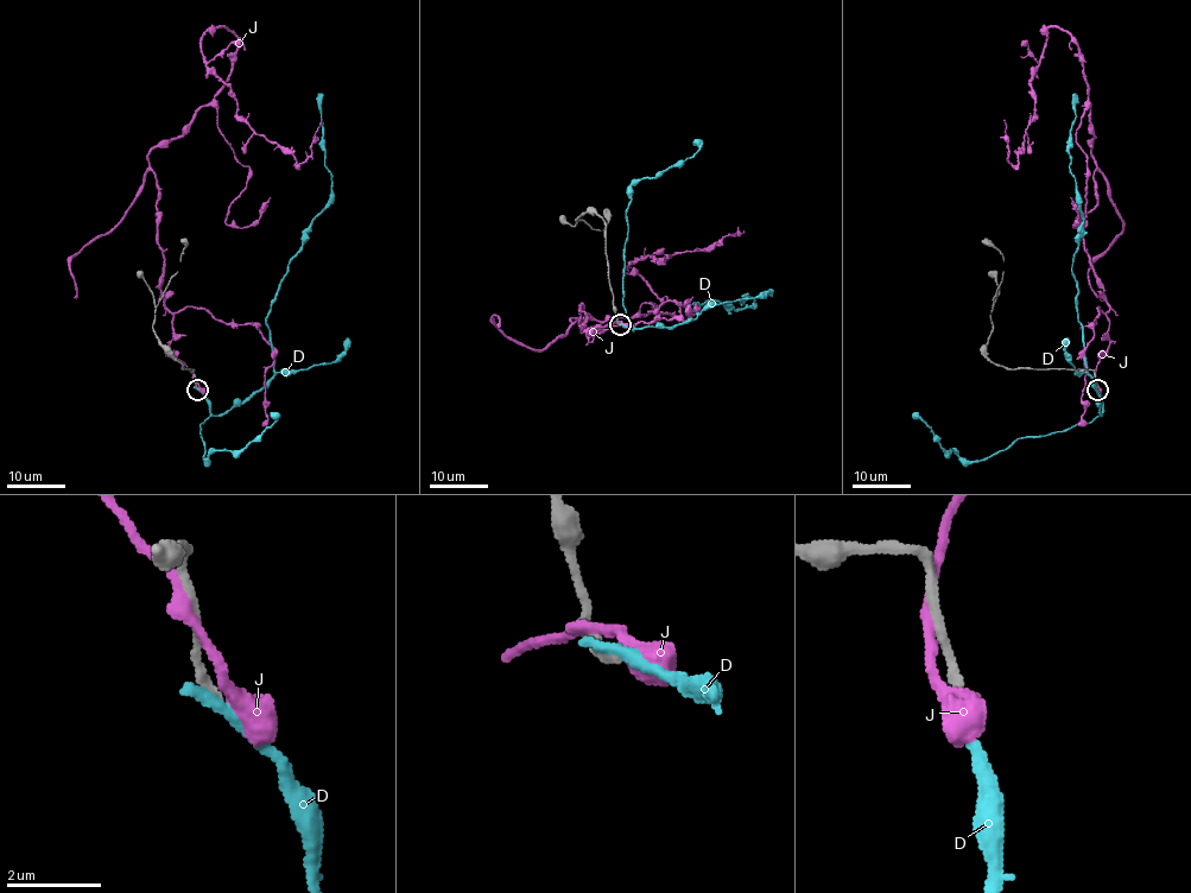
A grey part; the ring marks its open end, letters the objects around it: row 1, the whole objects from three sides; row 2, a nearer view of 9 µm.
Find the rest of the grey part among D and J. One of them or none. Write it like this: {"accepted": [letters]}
{"accepted": []}

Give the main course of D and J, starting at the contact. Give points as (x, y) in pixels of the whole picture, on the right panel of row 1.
D: (1097, 388), (1101, 415), (1071, 272), (1083, 220), (1069, 151), (1072, 94)
J: (1097, 388), (1109, 306), (1081, 230), (1096, 203), (1090, 102), (1063, 30), (1046, 32), (1013, 165), (1003, 120)

